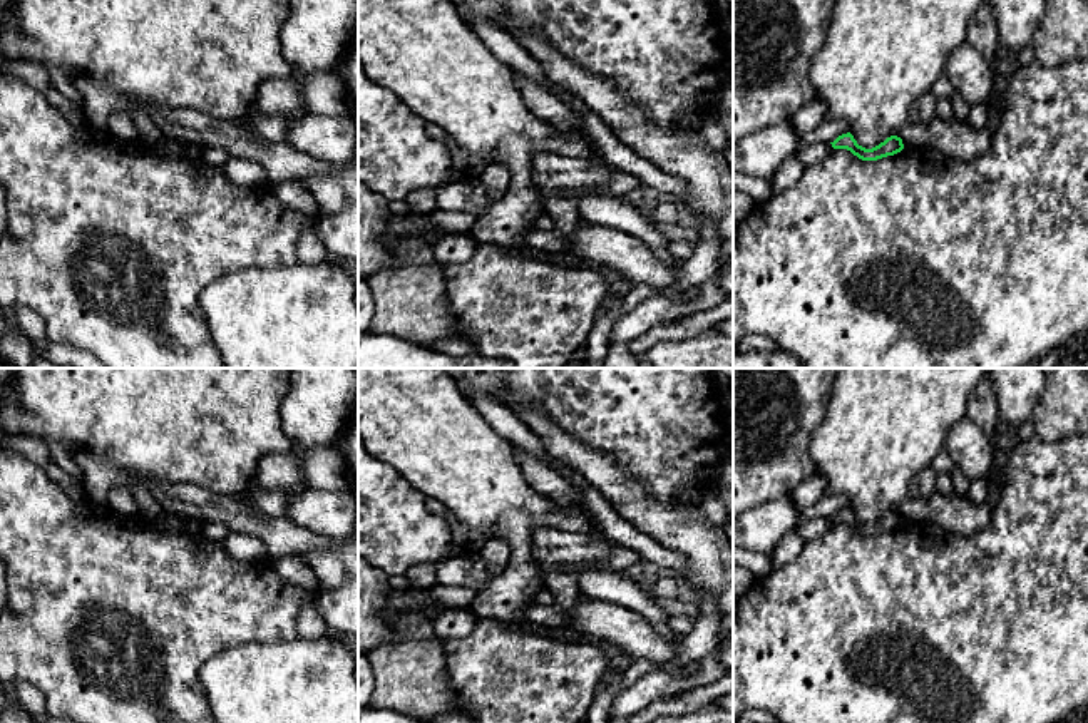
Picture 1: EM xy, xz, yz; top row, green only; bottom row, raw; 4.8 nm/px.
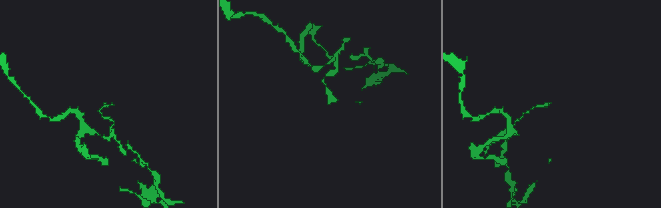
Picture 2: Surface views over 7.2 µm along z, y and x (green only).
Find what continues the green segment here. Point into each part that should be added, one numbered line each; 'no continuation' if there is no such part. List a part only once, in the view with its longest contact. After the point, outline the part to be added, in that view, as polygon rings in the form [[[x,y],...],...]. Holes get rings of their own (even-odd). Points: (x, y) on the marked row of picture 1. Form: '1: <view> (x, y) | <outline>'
no continuation

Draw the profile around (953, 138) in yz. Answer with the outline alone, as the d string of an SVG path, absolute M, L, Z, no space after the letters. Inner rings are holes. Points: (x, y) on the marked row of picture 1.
M837 0L825 42L808 67L815 99L825 104L825 119L844 122L865 149L897 136L904 147L936 147L959 161L981 157L991 146L991 131L954 117L912 122L911 107L921 94L934 89L946 70L949 54L966 42L969 20L983 2Z

